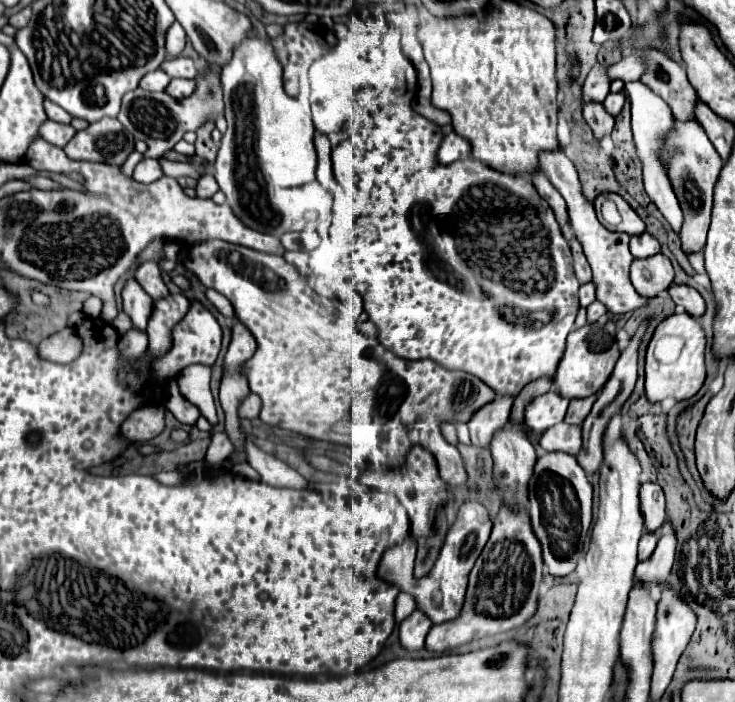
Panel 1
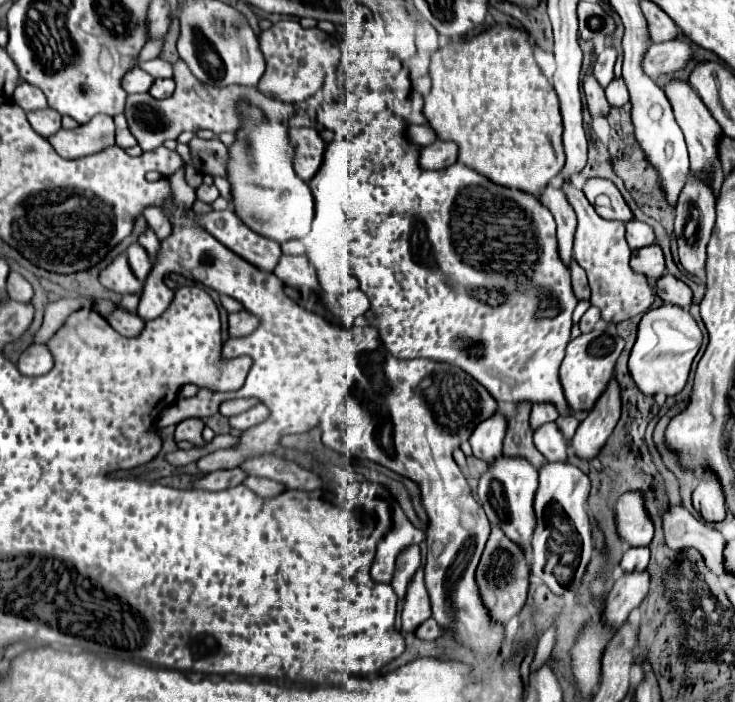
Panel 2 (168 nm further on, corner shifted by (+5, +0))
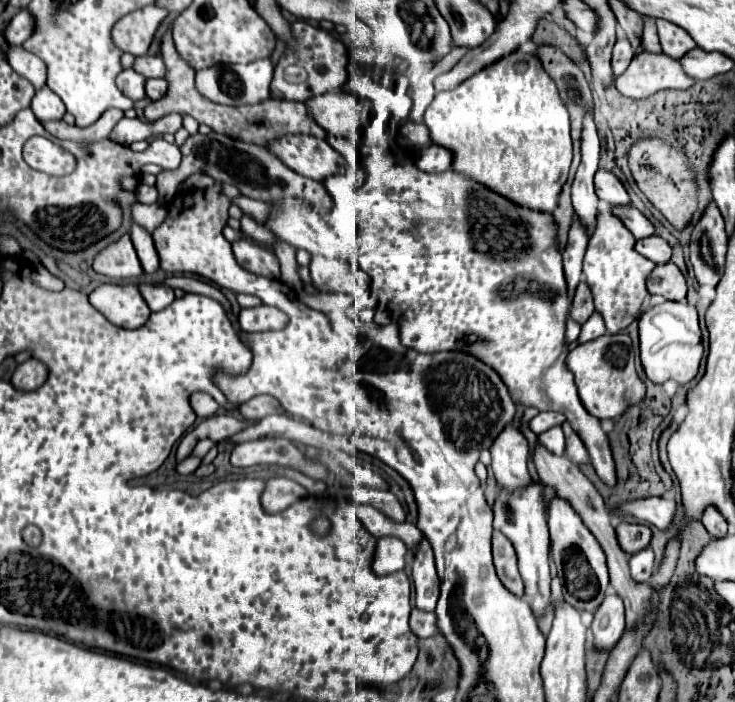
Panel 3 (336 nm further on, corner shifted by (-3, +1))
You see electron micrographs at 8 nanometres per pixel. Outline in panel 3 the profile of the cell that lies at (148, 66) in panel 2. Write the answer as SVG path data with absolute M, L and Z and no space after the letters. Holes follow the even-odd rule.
M145 54L145 56L137 58L133 70L143 74L145 78L163 78L167 68L165 68L165 62L163 62L161 56L149 56L149 54Z

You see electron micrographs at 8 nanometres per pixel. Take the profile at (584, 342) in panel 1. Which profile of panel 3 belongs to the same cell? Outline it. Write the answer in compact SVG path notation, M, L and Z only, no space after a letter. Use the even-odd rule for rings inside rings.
M603 334L579 344L569 352L567 368L575 374L575 384L585 410L599 420L621 416L629 404L639 402L645 394L645 386L635 372L633 346L627 334Z

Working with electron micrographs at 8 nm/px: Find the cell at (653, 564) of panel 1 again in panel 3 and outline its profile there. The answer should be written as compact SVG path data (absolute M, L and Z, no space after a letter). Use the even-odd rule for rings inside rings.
M607 594L599 610L595 612L593 624L591 624L595 646L609 650L613 648L623 632L625 632L625 618L623 618L623 602L617 594Z

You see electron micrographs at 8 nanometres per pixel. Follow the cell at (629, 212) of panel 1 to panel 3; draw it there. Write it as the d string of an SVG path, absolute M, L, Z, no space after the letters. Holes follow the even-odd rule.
M597 170L597 174L595 174L595 190L597 190L599 200L609 202L611 206L627 206L627 204L631 204L629 194L627 194L625 186L621 184L621 180L615 174L607 172L607 170Z

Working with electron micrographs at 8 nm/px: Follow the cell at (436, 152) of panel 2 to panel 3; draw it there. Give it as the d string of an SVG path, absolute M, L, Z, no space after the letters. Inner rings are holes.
M431 144L431 146L421 150L415 164L425 172L445 172L453 164L453 152L443 148L443 146Z

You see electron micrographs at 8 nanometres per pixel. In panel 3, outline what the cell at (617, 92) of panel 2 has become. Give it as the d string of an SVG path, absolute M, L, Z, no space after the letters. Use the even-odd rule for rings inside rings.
M637 54L629 68L615 80L615 88L633 100L647 98L657 90L677 88L685 90L693 84L689 76L681 70L679 62L669 58L667 54Z

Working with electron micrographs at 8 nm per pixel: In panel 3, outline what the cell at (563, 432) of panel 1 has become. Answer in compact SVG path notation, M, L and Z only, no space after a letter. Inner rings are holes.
M555 426L555 428L547 430L547 432L543 432L543 434L539 436L539 442L541 442L549 452L553 452L553 454L557 454L557 456L563 456L563 454L565 454L565 438L563 438L561 426Z

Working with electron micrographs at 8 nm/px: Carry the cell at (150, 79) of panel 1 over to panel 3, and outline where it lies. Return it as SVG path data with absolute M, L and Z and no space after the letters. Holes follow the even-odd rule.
M123 70L117 76L117 88L133 100L141 100L145 98L145 80L147 78L135 70Z

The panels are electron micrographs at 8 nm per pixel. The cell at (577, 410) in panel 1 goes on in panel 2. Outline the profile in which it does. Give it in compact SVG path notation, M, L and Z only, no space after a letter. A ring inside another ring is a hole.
M559 415L555 423L557 423L559 431L565 435L565 439L567 439L567 441L571 441L571 439L573 439L573 435L575 435L575 429L577 429L577 425L579 425L579 421L577 421L573 415L571 415L571 417Z

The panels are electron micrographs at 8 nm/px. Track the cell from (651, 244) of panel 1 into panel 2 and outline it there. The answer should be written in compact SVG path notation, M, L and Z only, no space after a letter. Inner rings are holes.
M631 219L625 223L625 227L627 227L627 243L631 249L639 249L655 243L655 233L647 223Z

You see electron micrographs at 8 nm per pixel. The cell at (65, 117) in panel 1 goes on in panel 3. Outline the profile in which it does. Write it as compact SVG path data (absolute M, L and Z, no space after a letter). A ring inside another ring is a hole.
M11 46L9 64L19 76L27 78L35 90L41 90L45 86L45 64L37 56L25 52L21 46Z

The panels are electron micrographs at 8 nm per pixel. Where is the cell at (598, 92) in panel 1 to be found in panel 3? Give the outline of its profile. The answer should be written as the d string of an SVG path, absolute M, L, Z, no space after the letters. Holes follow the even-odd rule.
M619 38L615 42L615 48L613 48L613 60L611 60L613 74L615 76L621 76L627 70L627 66L629 66L629 62L631 62L633 56L635 56L635 52L631 50L629 40L627 38Z

